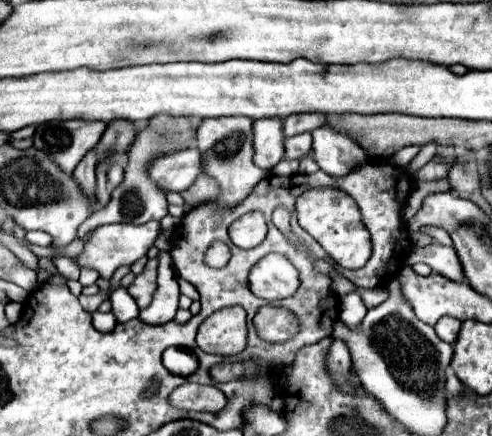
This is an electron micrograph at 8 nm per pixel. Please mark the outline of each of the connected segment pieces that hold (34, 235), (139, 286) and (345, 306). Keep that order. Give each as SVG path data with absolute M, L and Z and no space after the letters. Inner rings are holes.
M28 231L24 239L30 241L30 243L34 243L34 245L40 245L40 247L48 247L52 243L50 235L44 233L44 231Z
M148 259L146 269L128 287L128 293L138 303L138 309L146 309L152 303L156 291L156 275L158 275L158 259Z
M348 293L340 299L340 321L348 329L358 329L358 325L362 325L364 315L366 315L366 307L358 293Z

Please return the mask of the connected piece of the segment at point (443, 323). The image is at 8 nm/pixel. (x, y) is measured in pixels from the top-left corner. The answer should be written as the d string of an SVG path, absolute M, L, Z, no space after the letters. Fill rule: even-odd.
M442 317L436 325L434 325L434 331L438 331L438 337L446 343L454 343L456 337L458 337L458 331L460 331L460 321L454 319L454 317Z

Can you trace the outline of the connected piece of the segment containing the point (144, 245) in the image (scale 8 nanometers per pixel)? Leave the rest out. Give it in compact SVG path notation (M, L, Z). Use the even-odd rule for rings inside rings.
M150 221L150 223L144 223L144 225L130 225L130 223L102 225L102 227L90 231L90 237L84 243L84 251L80 255L76 255L74 261L76 261L78 267L90 267L90 269L98 271L102 279L110 281L114 271L120 265L132 265L134 261L144 257L148 253L148 249L154 245L154 239L158 237L158 233L160 233L158 221Z

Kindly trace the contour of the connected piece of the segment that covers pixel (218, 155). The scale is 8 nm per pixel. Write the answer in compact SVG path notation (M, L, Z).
M220 117L220 119L206 119L198 127L198 149L202 151L202 165L204 173L214 177L220 185L220 197L214 203L222 207L232 207L246 199L254 185L266 177L268 173L254 165L254 145L252 145L252 119L250 117Z

